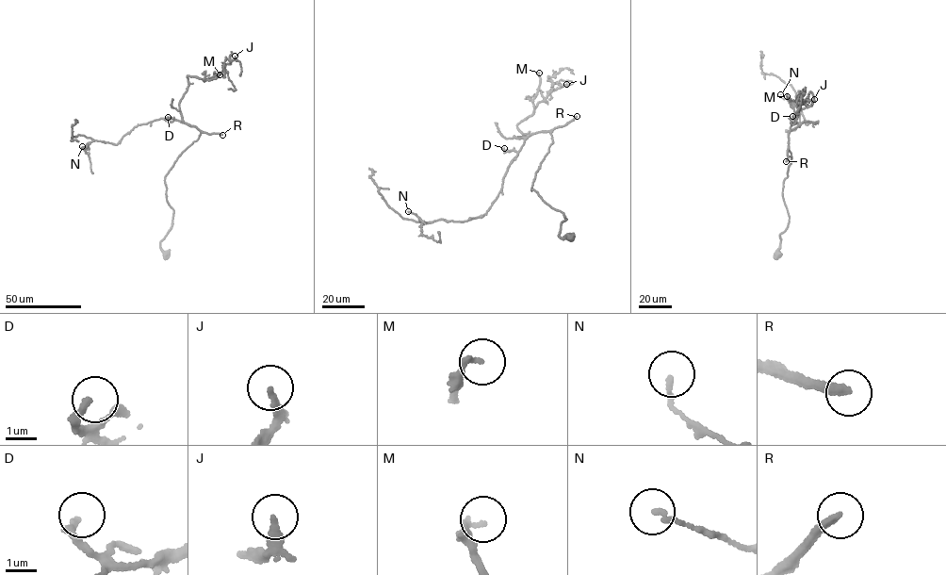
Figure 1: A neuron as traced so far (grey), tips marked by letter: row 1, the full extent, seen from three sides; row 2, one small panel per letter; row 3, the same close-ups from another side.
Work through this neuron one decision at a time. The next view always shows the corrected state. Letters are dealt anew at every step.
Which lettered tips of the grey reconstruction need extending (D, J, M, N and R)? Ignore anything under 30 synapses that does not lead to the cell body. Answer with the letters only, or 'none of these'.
R

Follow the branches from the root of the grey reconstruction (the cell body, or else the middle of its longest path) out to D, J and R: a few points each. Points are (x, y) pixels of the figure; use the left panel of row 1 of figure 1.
D: (165, 254), (160, 241), (171, 227), (173, 209), (167, 199), (165, 176), (201, 133), (194, 126), (168, 117)
J: (165, 254), (160, 241), (173, 209), (165, 176), (200, 135), (180, 111), (187, 76), (212, 77), (235, 56)
R: (165, 254), (160, 241), (171, 227), (173, 210), (167, 199), (165, 175), (179, 155), (201, 133), (222, 135)

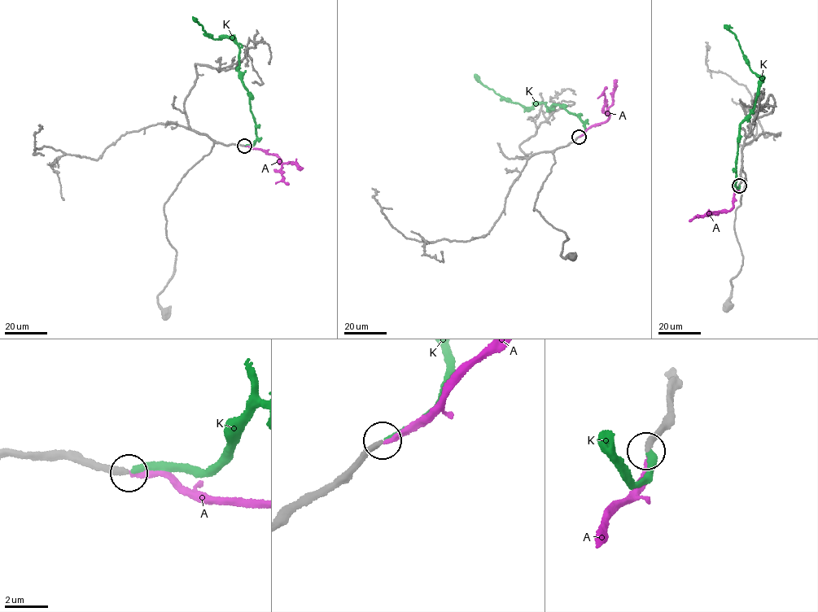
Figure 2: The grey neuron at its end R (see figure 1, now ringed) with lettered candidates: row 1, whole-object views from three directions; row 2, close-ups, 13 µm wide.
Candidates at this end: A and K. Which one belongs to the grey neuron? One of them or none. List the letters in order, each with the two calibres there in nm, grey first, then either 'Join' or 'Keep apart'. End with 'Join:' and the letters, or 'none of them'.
A: Thickness 280 nm (grey) against 220 nm. Keep apart
K: Thickness 280 nm (grey) against 260 nm. Join
Join: K

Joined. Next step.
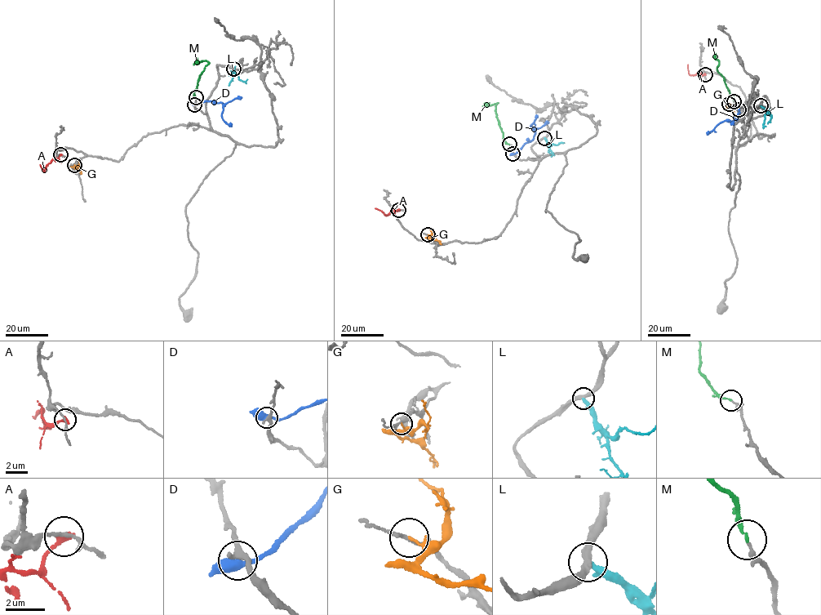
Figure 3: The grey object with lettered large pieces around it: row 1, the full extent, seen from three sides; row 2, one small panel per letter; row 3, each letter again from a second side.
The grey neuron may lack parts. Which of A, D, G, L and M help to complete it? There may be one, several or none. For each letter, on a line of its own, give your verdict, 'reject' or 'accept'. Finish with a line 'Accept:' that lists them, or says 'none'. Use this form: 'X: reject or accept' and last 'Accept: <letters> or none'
A: reject
D: reject
G: reject
L: reject
M: accept
Accept: M

